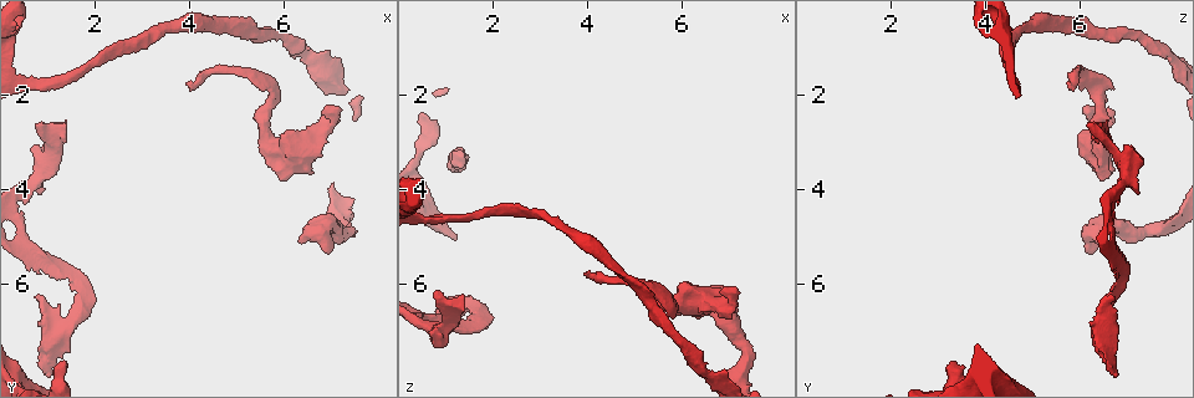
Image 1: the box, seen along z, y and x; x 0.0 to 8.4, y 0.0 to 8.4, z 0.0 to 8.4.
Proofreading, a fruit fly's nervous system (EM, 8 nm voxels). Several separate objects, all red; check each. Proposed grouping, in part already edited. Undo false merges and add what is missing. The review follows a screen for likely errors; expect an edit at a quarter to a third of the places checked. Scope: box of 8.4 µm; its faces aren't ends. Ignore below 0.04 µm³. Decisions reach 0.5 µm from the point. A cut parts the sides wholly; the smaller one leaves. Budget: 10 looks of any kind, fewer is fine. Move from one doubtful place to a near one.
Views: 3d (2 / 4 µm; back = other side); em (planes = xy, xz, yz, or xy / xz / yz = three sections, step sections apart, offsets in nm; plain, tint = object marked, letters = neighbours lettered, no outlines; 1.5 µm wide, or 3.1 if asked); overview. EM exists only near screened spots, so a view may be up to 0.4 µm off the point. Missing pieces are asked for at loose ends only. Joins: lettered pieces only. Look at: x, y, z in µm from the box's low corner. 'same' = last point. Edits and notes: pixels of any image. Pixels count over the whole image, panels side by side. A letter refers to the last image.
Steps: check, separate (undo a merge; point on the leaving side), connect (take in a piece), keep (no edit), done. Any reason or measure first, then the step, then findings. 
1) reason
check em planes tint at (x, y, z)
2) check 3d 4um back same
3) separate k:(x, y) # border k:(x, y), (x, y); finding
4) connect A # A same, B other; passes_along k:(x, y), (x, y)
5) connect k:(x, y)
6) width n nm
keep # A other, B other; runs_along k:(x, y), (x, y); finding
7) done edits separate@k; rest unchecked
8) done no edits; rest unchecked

branch stops here
check em planes letters at (6.35, 5.15, 6.30)

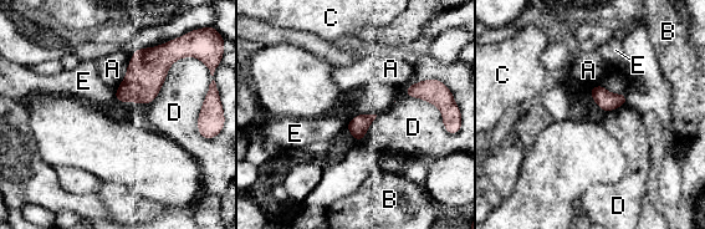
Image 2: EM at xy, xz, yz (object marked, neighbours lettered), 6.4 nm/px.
keep # A other, B other, C other, D other, E other; border 2:(404, 90), (433, 103), (442, 120); no lettered piece goes on from it

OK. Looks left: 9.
sudden change in width
check 3d 4um at (6.80, 2.70, 6.45)

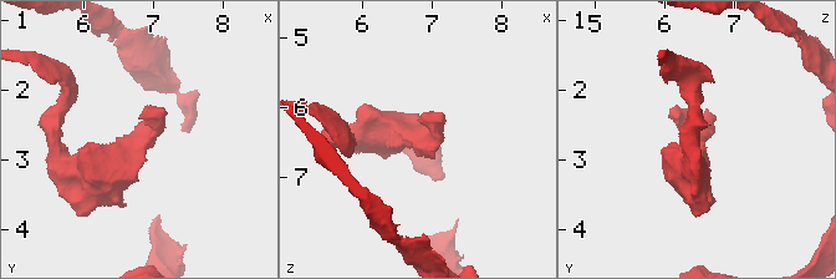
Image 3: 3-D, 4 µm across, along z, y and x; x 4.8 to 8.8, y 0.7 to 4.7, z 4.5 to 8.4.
now the EM
check em planes plain at (6.85, 2.70, 6.45)

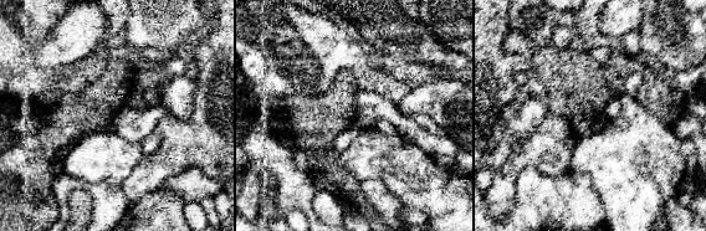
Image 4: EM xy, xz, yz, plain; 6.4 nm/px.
what lies round it
check em planes letters same

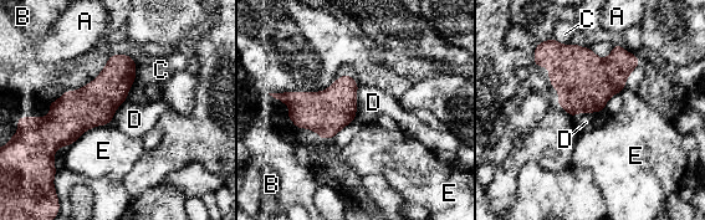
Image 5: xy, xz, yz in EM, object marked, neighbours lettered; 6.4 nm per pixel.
longest_contact E 340 nm
keep # A other, B other, C other, D other, E other; continuous, no second cell

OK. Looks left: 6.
check em 3.1um planes letters at (1.40, 2.55, 6.50)

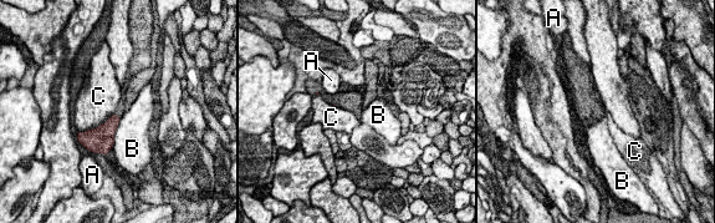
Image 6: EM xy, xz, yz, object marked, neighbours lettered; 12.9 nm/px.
width 140 nm
keep # A other, B other, C other; border 6:(112, 113), (103, 122), (81, 132); no lettered piece goes on from it

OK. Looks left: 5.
arms part here
check 3d 4um back at (0.70, 5.20, 6.70)

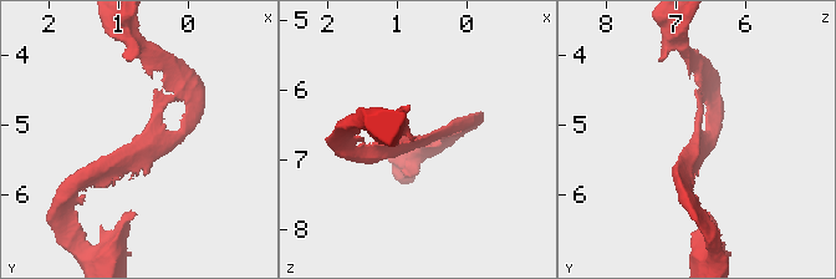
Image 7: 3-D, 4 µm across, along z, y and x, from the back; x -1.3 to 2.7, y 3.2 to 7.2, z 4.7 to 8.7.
arms 3
check em xy step 4 tint at (0.65, 5.20, 6.70)

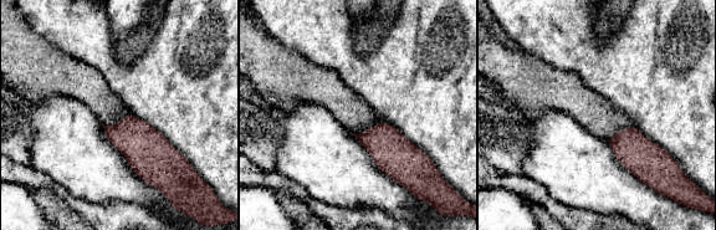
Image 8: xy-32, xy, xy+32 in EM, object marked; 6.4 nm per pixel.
another direction
check em planes letters same

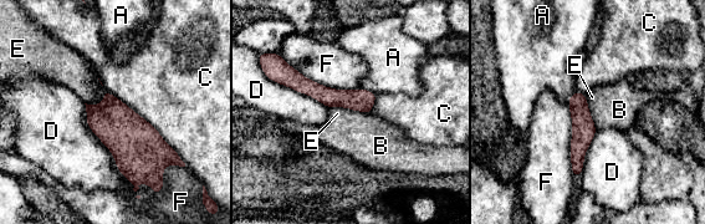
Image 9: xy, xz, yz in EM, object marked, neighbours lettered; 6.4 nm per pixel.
width 150 nm
keep # A other, B other, C other, D other, E other, F other; border 9:(330, 107), (347, 107), (369, 113); one cell here

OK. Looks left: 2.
done no edits; rest unchecked

